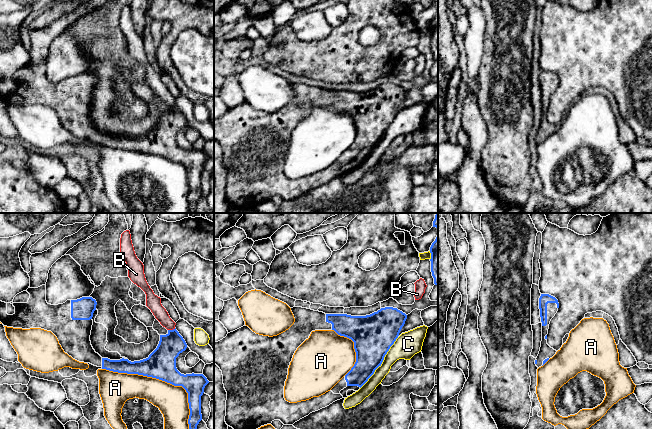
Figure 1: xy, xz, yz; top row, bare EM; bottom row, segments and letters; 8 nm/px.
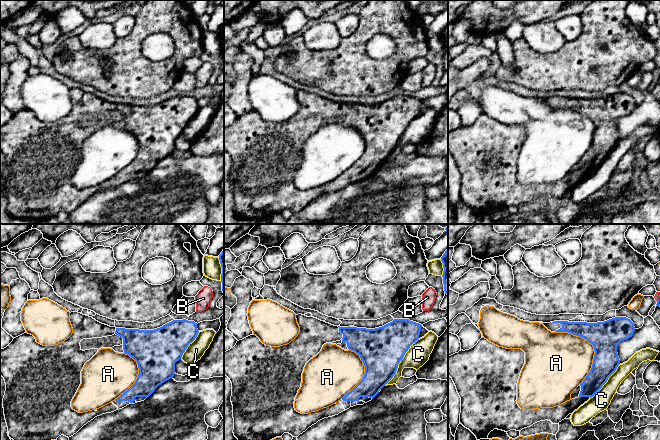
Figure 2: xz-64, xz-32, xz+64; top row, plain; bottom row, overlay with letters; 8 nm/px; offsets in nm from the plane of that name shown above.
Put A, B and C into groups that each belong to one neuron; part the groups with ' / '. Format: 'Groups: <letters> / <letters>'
Groups: A / B / C

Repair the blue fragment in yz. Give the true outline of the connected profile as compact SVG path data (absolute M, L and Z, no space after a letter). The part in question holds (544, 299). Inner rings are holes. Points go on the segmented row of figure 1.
M541 294L539 298L539 309L542 322L542 341L539 354L535 360L535 364L538 368L543 366L557 352L547 344L546 339L550 321L557 313L558 308L559 303L555 297L549 294Z

